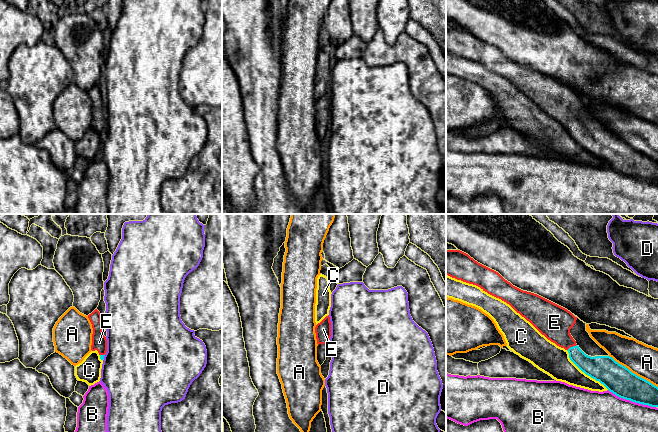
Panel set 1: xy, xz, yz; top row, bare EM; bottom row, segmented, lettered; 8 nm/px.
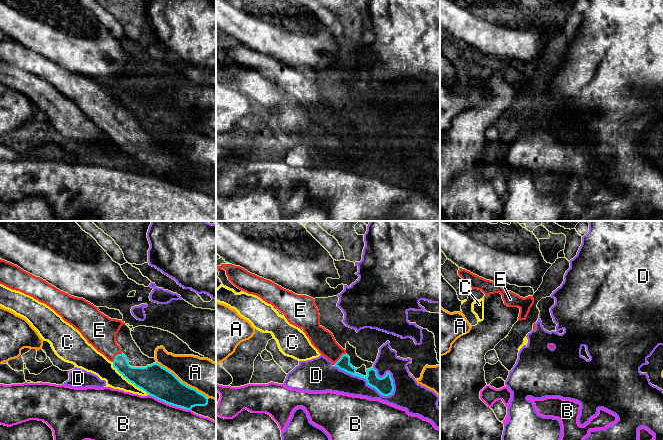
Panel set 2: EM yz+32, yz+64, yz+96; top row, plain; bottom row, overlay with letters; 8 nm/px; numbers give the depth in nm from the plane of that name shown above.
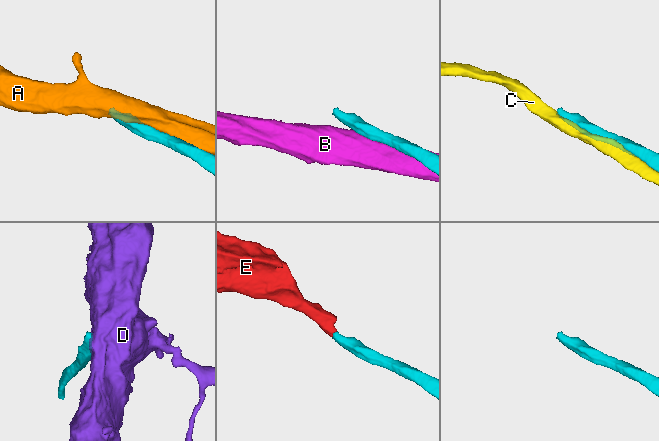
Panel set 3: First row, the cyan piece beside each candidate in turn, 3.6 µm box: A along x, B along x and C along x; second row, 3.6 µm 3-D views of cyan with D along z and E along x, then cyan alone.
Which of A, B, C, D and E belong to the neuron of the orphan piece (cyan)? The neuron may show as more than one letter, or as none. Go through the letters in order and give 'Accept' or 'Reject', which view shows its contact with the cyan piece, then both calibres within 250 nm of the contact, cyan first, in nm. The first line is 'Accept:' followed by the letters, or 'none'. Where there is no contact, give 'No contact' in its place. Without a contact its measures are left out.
Accept: E
A: Reject. Touches cyan in yz. Thickness 240 nm (cyan) against 260 nm
B: Reject. Touches cyan in yz. Thickness 240 nm (cyan) against 500 nm
C: Reject. Touches cyan in yz. Thickness 220 nm (cyan) against 220 nm
D: Reject. Touches cyan in xy. Thickness 30 nm (cyan) against 500 nm
E: Accept. Touches cyan in yz. Thickness 170 nm (cyan) against 280 nm

